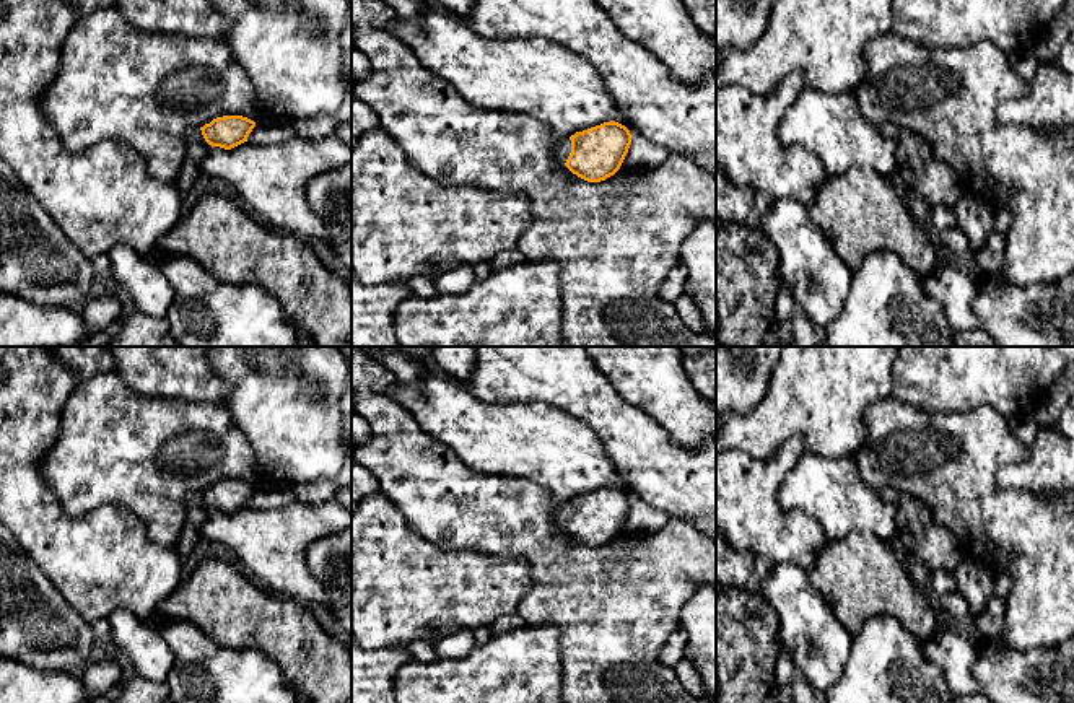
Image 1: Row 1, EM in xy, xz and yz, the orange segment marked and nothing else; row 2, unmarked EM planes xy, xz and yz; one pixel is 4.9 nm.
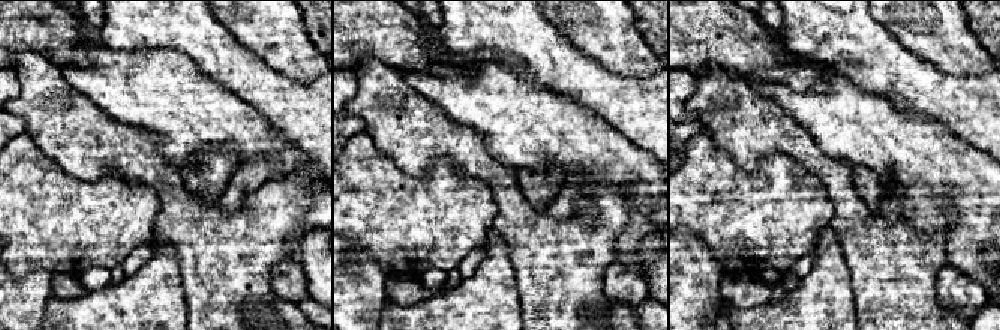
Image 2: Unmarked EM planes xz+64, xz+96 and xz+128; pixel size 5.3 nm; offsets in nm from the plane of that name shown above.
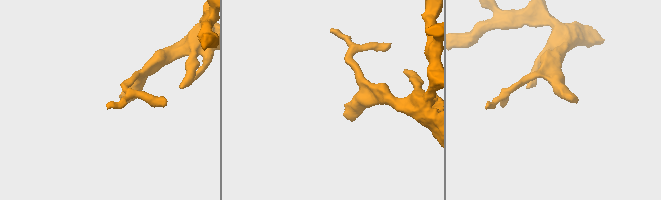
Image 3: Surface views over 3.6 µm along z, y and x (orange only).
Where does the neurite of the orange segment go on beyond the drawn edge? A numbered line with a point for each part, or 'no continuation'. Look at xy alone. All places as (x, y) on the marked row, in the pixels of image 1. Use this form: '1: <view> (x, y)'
1: xy (197, 148)

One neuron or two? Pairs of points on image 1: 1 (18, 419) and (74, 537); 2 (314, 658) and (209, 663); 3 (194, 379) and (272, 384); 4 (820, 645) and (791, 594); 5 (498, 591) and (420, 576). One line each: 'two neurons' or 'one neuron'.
1: one neuron
2: two neurons
3: two neurons
4: one neuron
5: one neuron

